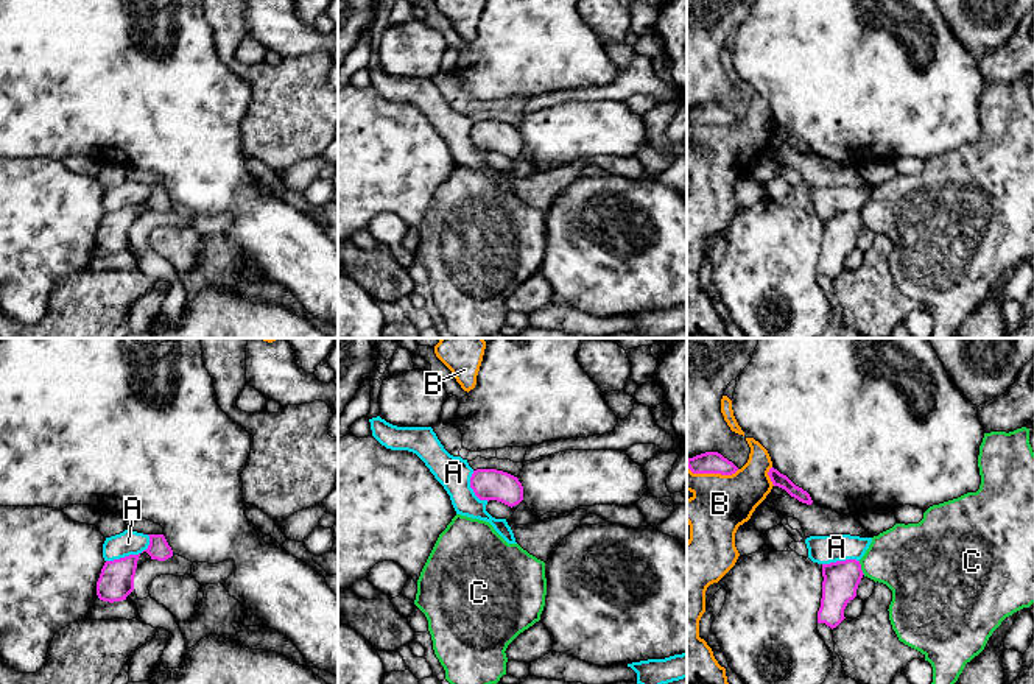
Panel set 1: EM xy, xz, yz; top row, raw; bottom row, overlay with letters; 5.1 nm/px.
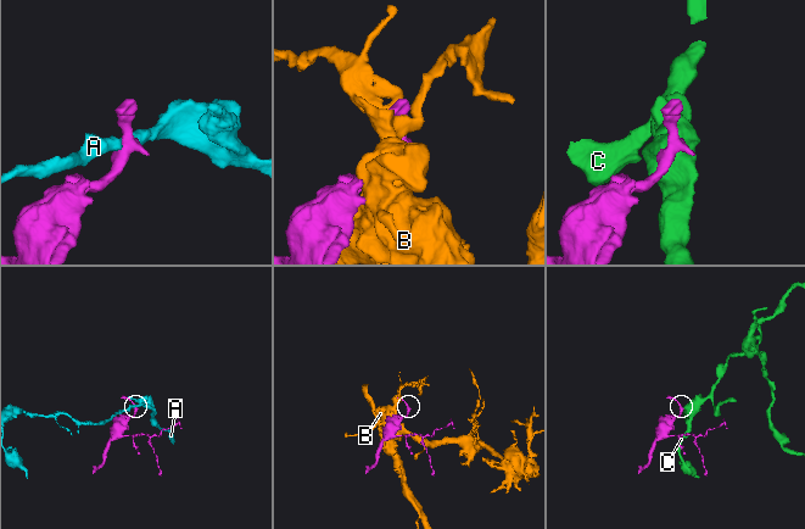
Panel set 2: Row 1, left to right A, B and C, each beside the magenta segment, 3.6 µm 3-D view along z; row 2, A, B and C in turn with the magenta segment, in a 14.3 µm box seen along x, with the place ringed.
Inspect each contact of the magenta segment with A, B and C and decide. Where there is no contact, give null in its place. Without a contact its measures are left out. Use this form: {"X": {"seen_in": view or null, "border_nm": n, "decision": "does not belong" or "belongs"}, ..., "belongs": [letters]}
{"A": {"seen_in": "xy", "border_nm": 260, "decision": "does not belong"}, "B": {"seen_in": "yz", "border_nm": 110, "decision": "does not belong"}, "C": {"seen_in": "yz", "border_nm": 80, "decision": "does not belong"}, "belongs": []}

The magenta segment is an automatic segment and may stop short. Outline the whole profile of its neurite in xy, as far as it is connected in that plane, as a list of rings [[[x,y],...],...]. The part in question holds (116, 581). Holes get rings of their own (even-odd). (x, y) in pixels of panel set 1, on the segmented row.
[[[139,555],[106,561],[97,581],[97,595],[103,601],[121,601],[134,591]]]

